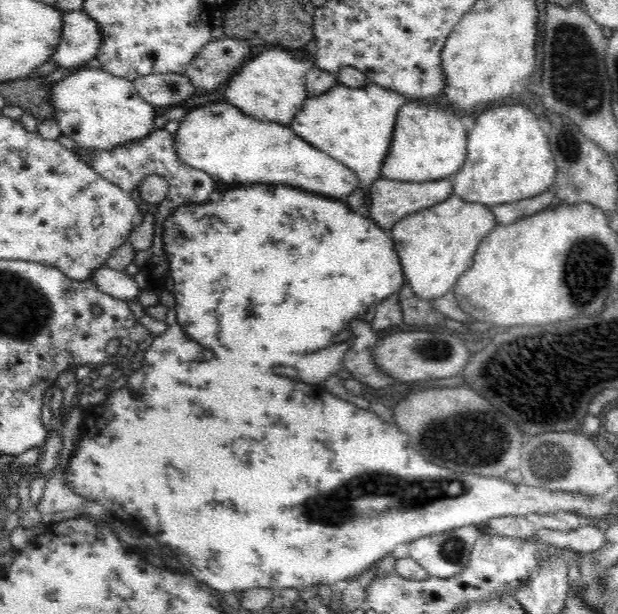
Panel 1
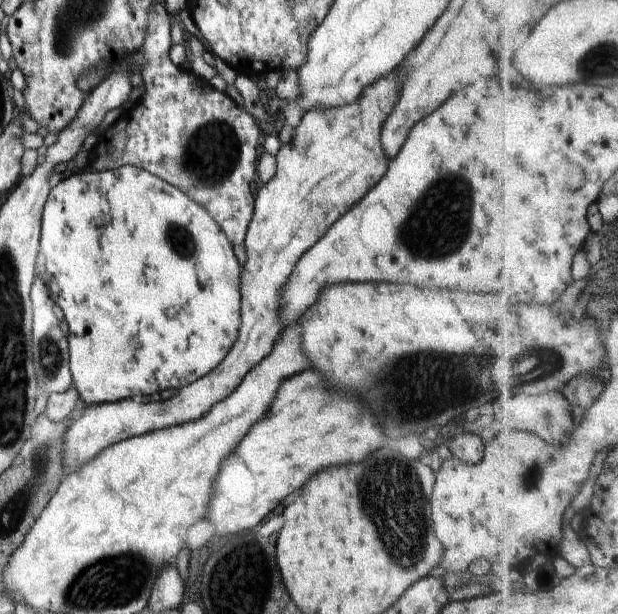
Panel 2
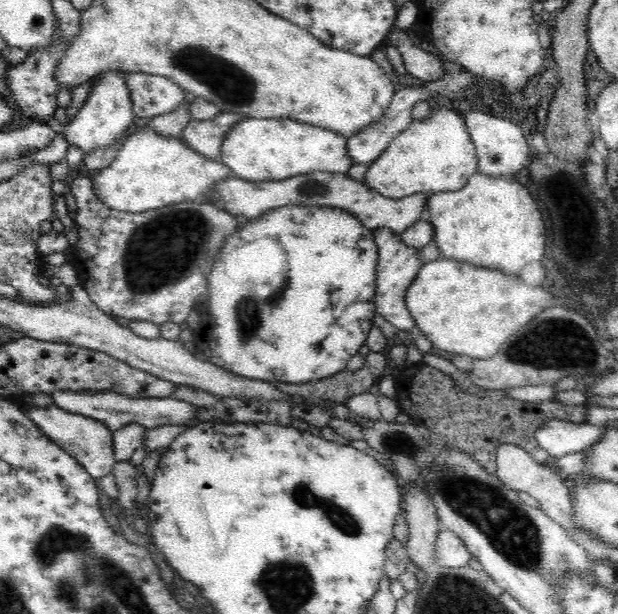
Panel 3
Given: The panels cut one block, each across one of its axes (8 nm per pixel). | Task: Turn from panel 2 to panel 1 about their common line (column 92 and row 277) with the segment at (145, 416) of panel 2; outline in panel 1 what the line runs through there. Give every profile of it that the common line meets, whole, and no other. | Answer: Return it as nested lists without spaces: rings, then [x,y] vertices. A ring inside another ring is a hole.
[[[452,194],[444,202],[438,202],[430,208],[416,212],[400,220],[391,230],[396,252],[398,253],[402,270],[408,286],[418,298],[431,302],[435,298],[453,291],[458,277],[473,265],[480,241],[498,225],[496,217],[489,207],[478,202],[466,202],[463,198]]]

